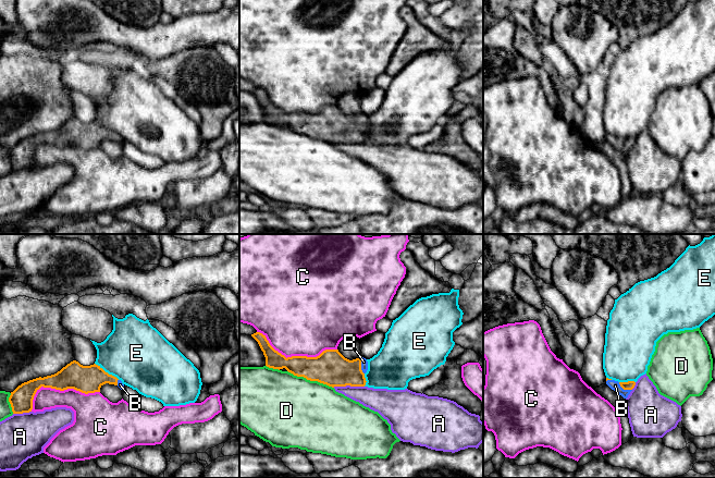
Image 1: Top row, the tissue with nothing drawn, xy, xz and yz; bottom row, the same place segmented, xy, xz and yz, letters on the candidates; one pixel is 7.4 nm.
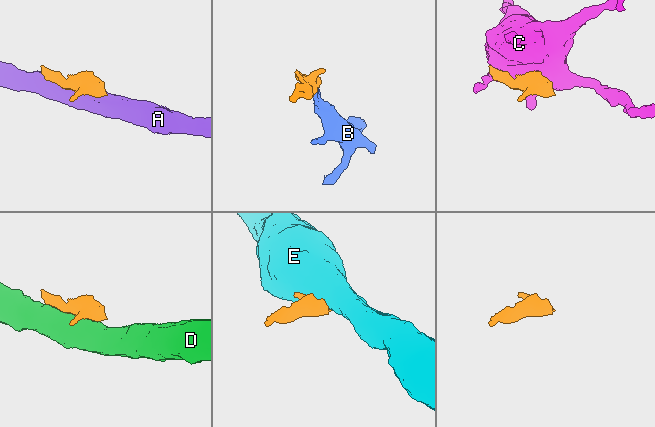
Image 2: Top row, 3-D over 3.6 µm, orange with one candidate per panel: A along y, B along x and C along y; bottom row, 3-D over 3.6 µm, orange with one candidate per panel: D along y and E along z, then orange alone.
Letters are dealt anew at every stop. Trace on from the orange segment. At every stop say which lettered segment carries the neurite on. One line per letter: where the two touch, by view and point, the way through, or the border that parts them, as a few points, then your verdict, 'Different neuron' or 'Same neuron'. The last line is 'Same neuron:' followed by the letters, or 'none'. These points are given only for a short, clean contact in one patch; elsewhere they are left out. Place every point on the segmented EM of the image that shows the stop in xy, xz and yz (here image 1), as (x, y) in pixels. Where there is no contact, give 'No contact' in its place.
A: Touches orange at xz (348, 384). Different neuron
B: Touches orange at xz (360, 366). Path across: xz (331, 368), (360, 366), (364, 362). Same neuron
C: Touches orange at xz (296, 356). Different neuron
D: Touches orange at xz (310, 380). Different neuron
E: Touches orange at xy (107, 372). Different neuron
Same neuron: B

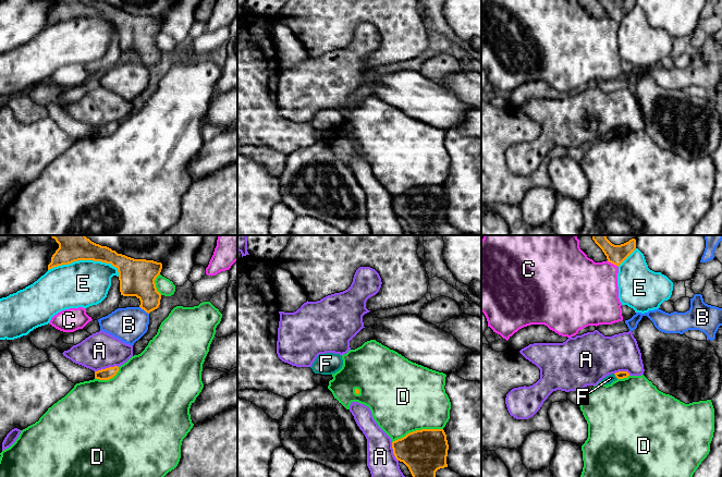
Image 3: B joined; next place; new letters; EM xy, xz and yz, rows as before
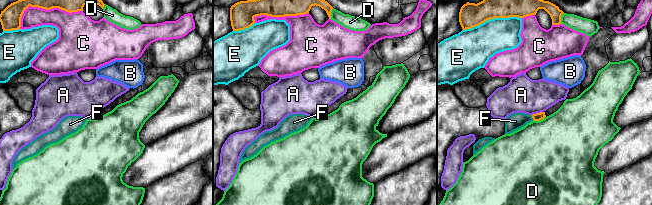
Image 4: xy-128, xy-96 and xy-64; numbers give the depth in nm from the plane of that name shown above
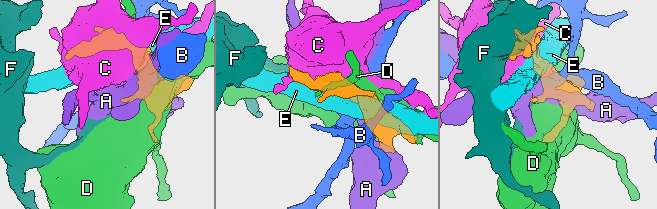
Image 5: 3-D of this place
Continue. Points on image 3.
A: Touches orange at xy (106, 368). Different neuron
B: Touches orange at xy (144, 309). Boundary: xy (139, 306), (148, 314). Different neuron
C: Touches orange at yz (612, 263). Different neuron
D: Touches orange at xz (417, 430). Different neuron
E: Touches orange at xy (86, 259). Different neuron
F: Touches orange at yz (615, 376). Boundary: yz (613, 374), (618, 378). Different neuron
Same neuron: none

